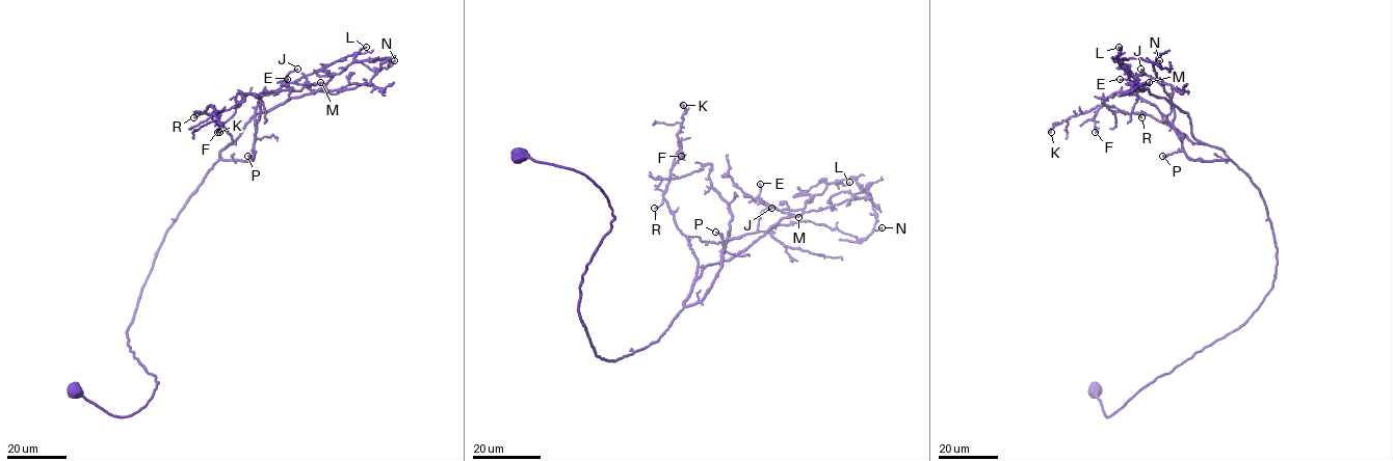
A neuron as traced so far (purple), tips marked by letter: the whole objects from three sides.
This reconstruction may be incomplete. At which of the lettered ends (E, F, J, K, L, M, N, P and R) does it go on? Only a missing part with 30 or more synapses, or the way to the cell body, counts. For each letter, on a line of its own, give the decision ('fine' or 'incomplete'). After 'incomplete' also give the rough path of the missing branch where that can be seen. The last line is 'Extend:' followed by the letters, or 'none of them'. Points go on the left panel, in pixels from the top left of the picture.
E: fine
F: fine
J: fine
K: fine
L: fine
M: incomplete; course (320, 82), (364, 84), (383, 92), (391, 101)
N: fine
P: fine
R: fine
Extend: M

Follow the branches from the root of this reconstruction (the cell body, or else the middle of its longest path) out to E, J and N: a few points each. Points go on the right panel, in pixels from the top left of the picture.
E: (1093, 390), (1109, 416), (1238, 328), (1276, 266), (1271, 222), (1252, 180), (1192, 136), (1186, 112), (1120, 79)
J: (1093, 390), (1110, 415), (1238, 328), (1276, 273), (1260, 190), (1230, 160), (1186, 155), (1171, 98), (1140, 69)
N: (1093, 390), (1110, 415), (1238, 328), (1275, 277), (1258, 187), (1114, 60), (1159, 60)

